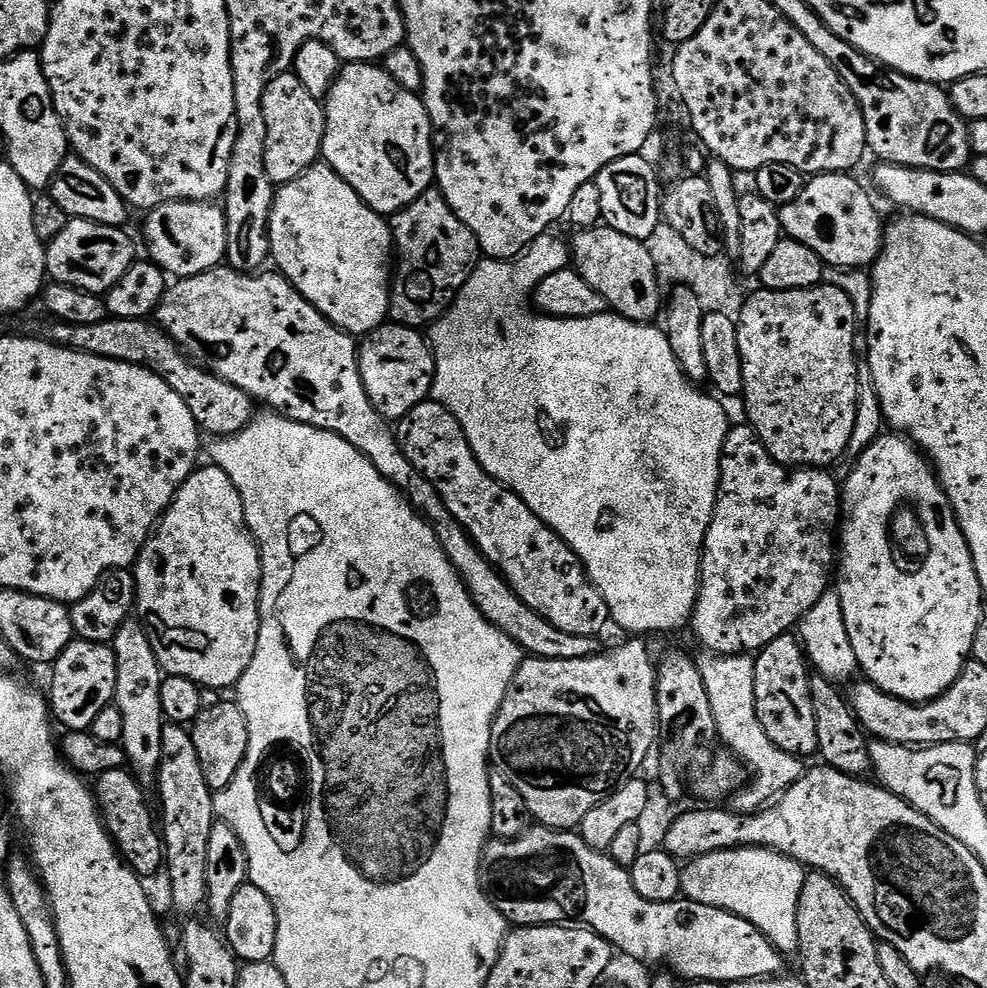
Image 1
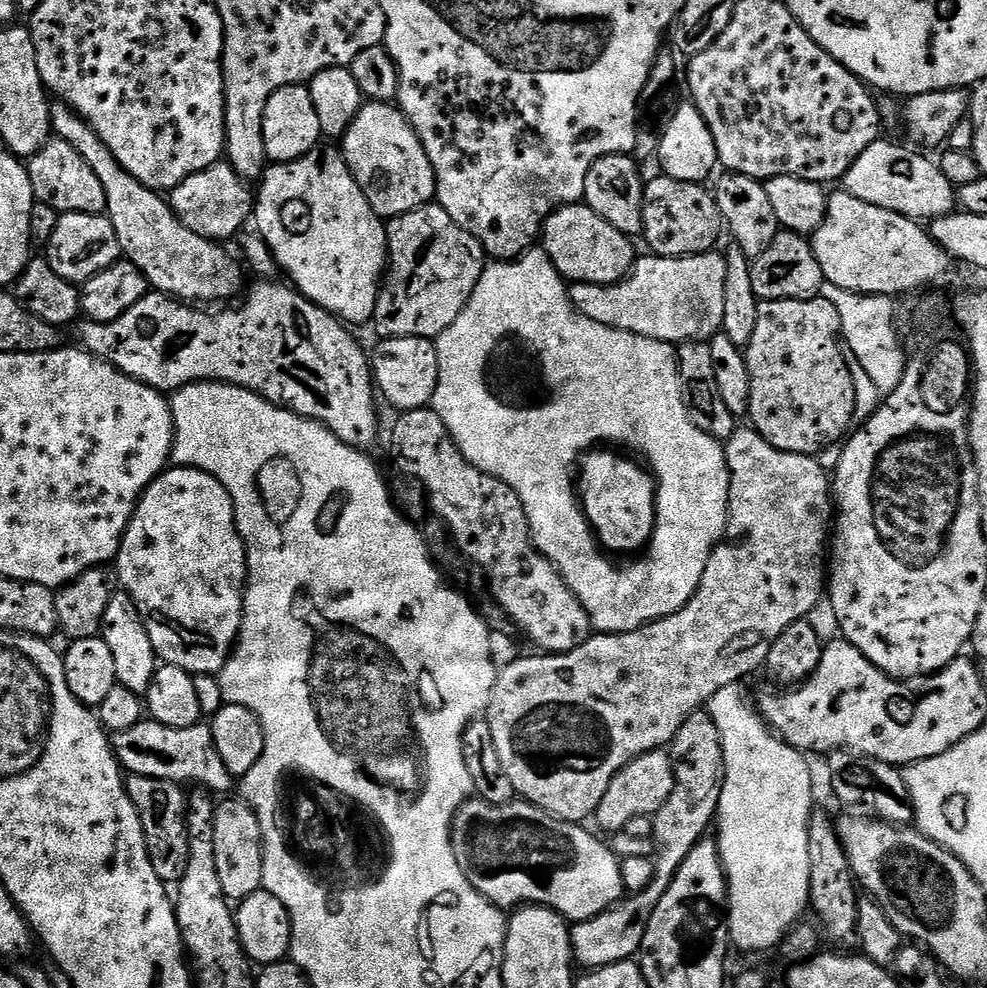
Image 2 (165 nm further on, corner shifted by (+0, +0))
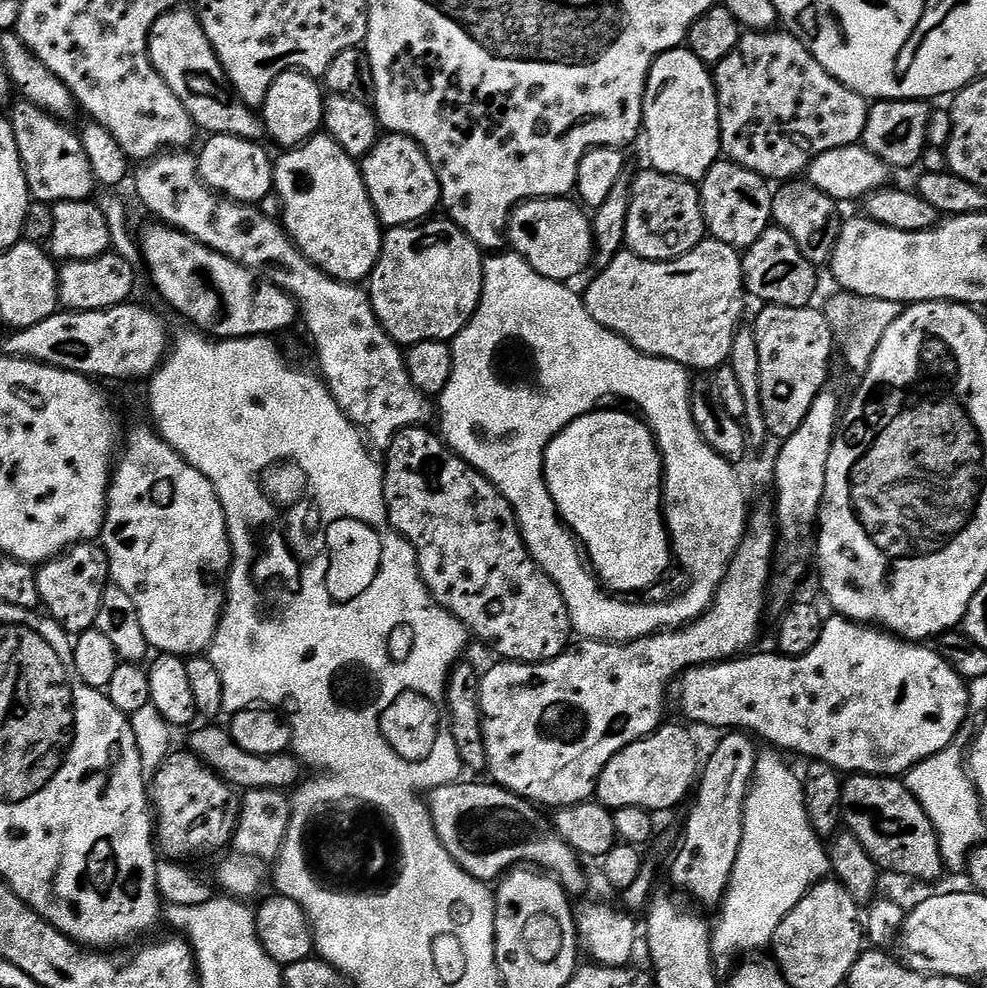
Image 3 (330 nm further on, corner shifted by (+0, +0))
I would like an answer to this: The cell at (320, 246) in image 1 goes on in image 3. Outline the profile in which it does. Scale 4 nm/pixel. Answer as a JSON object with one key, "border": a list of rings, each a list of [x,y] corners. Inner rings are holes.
{"border":[[[317,134],[311,140],[306,141],[305,144],[300,145],[299,148],[293,148],[285,151],[281,160],[277,159],[274,164],[274,196],[275,199],[280,199],[280,212],[284,231],[292,239],[292,243],[299,248],[300,253],[310,262],[314,262],[314,266],[318,266],[328,276],[334,277],[336,280],[341,280],[347,284],[360,284],[367,281],[372,275],[374,266],[380,257],[380,241],[382,239],[382,225],[374,206],[370,202],[370,194],[366,190],[366,182],[364,175],[360,172],[360,166],[357,161],[352,159],[350,154],[346,154],[346,150],[342,150],[342,146],[338,146],[338,142],[334,142],[332,137],[327,134]]]}

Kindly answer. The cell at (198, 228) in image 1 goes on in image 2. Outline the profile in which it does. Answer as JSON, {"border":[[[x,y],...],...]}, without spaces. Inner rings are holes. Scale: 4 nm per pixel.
{"border":[[[221,162],[186,178],[177,188],[171,189],[172,213],[194,234],[207,240],[228,242],[232,235],[251,221],[254,216],[253,189],[233,170],[231,164]]]}

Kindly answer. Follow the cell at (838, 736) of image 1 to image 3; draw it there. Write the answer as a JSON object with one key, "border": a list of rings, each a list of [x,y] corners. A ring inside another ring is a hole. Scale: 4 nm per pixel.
{"border":[[[852,774],[842,783],[842,824],[866,846],[870,858],[885,873],[897,872],[912,880],[936,880],[946,872],[934,826],[918,798],[903,779]]]}

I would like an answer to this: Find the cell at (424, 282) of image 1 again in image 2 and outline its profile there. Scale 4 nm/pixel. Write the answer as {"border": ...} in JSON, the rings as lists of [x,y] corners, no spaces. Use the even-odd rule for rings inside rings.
{"border":[[[438,203],[423,204],[387,221],[388,262],[380,285],[374,325],[381,337],[435,338],[462,314],[486,267],[484,247]]]}

